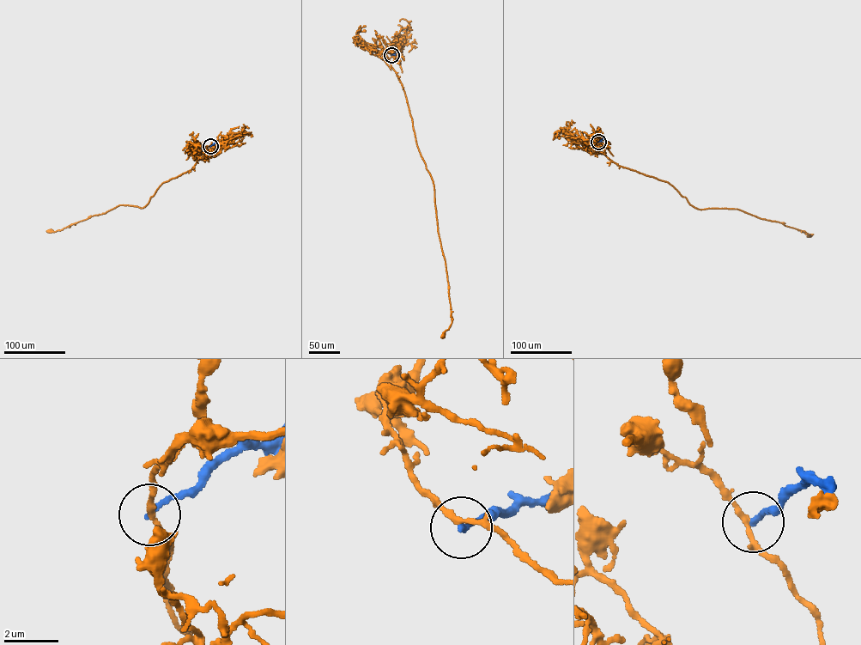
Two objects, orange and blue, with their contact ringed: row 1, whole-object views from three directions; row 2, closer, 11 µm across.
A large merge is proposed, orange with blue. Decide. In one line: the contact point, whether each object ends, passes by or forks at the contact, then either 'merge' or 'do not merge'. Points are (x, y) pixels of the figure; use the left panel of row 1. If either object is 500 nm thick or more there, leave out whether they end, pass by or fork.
at (210, 146); orange passes by; blue ends there; do not merge

